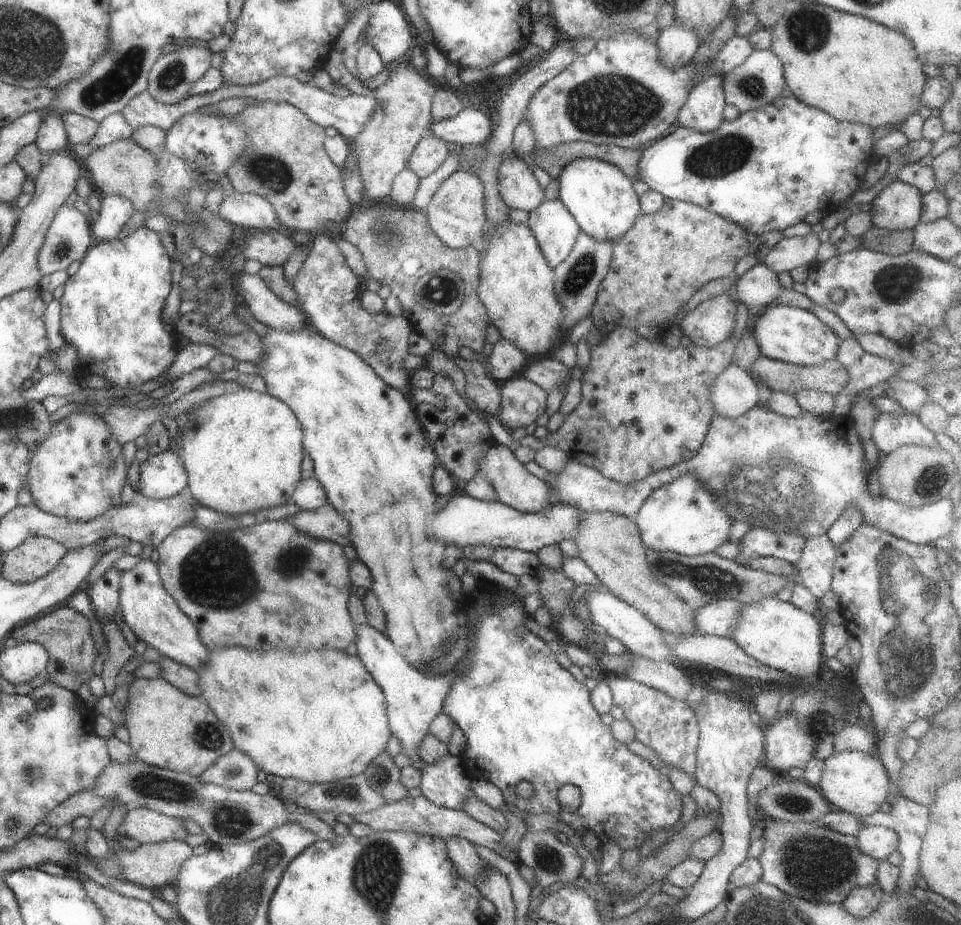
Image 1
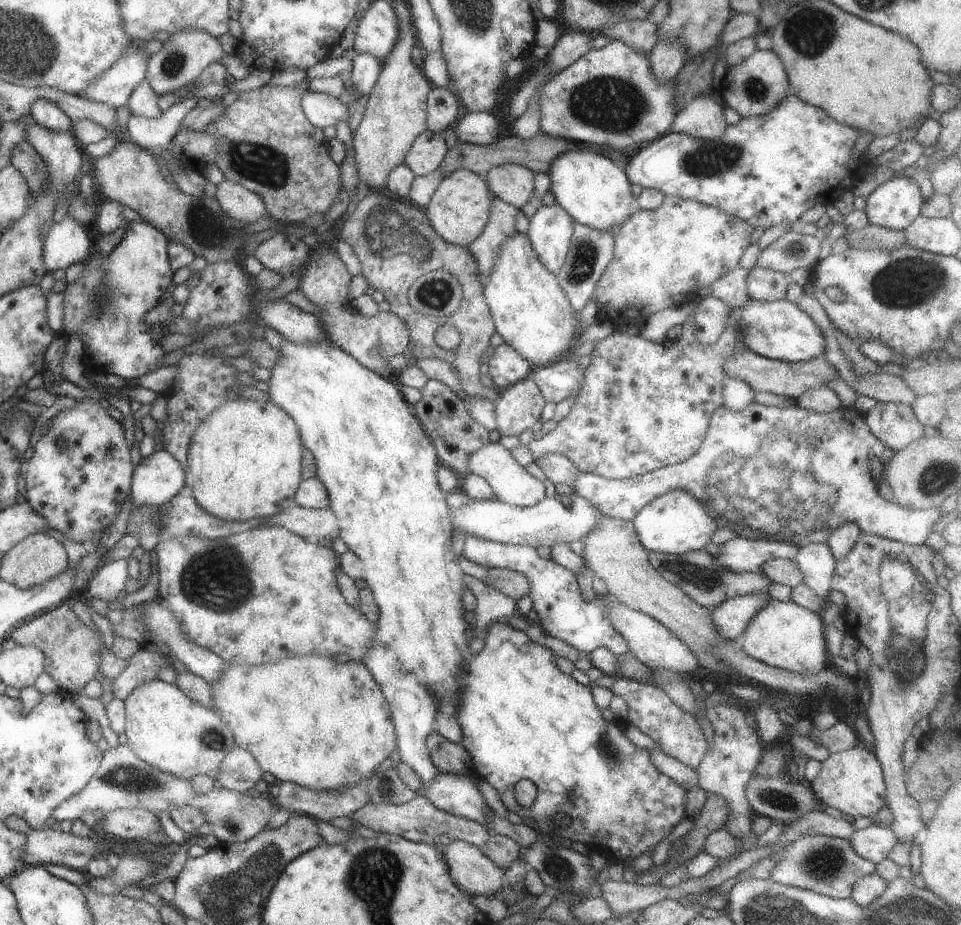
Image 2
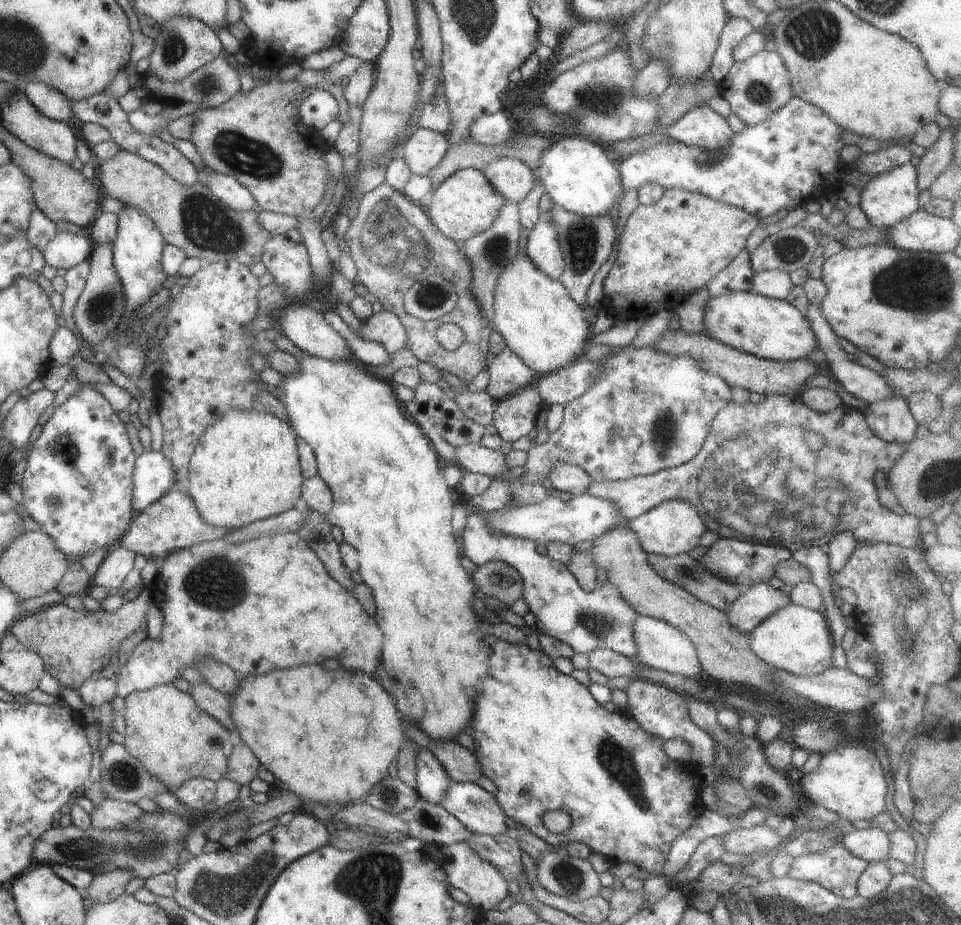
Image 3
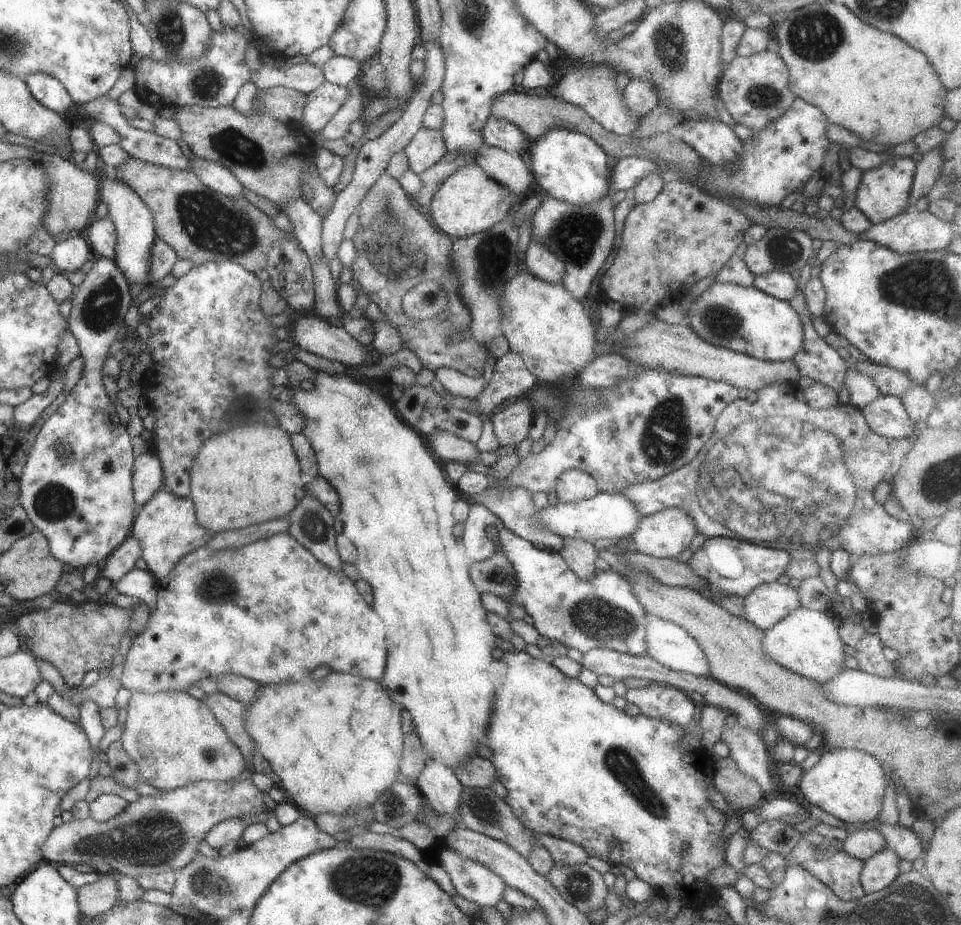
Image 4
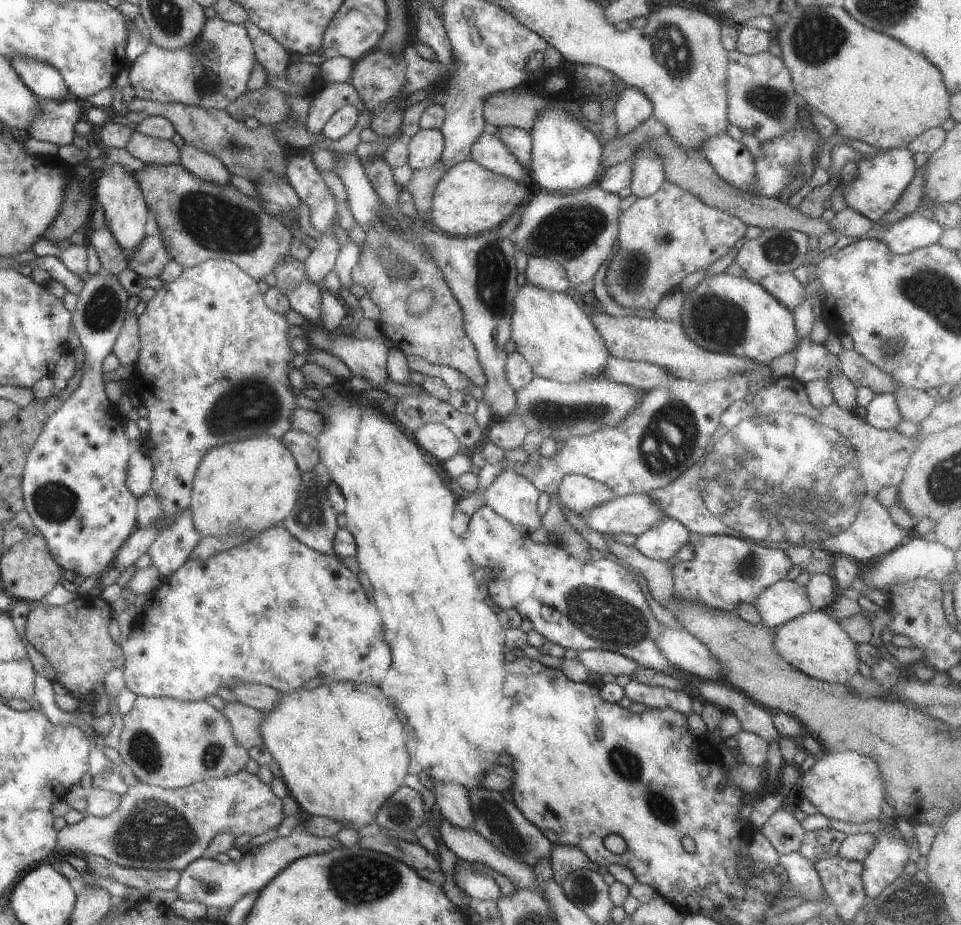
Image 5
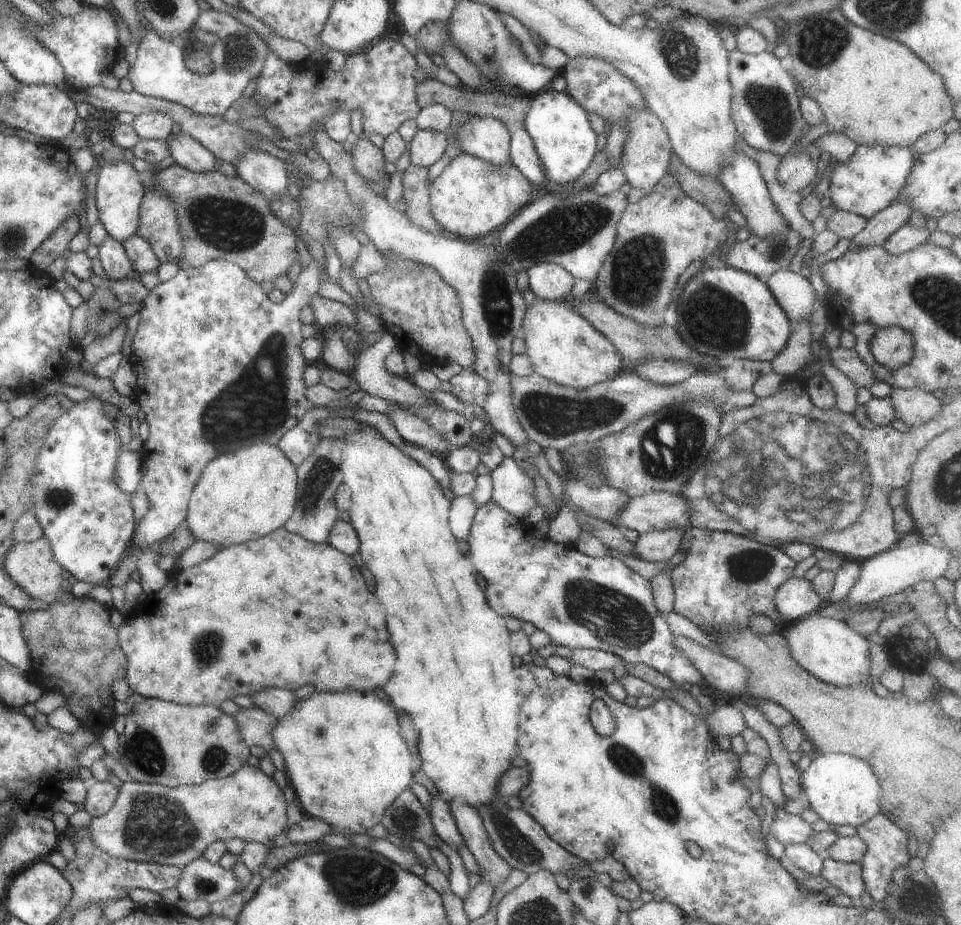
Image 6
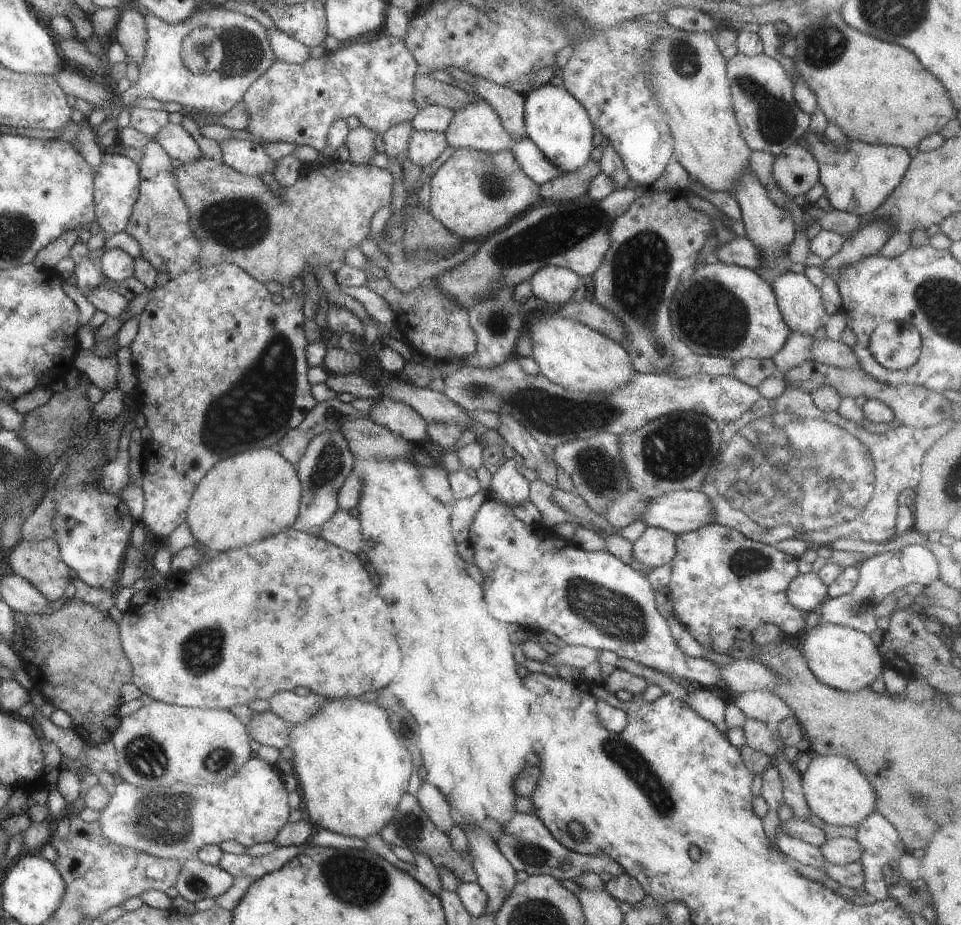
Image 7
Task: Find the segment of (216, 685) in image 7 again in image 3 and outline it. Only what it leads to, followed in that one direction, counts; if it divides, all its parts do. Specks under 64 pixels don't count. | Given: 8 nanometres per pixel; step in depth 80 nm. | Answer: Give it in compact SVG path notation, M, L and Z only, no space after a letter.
M281 532L280 534L261 534L251 540L243 542L225 542L225 540L216 539L213 541L197 542L184 548L175 548L163 556L163 562L159 566L158 574L149 587L152 601L158 606L163 618L161 634L159 638L146 638L141 640L131 652L127 655L127 662L119 668L115 675L115 697L127 697L134 691L146 690L151 686L159 684L170 684L174 678L181 677L179 669L181 667L193 667L193 662L199 658L211 658L215 662L229 666L237 674L264 674L269 670L287 668L287 666L303 665L307 662L321 662L327 659L337 658L339 666L345 670L359 670L366 674L375 674L375 662L379 660L381 653L381 632L371 616L363 612L363 608L354 600L351 592L343 590L341 586L331 576L327 575L321 560L315 556L315 552L307 546L302 539L299 539L296 532Z

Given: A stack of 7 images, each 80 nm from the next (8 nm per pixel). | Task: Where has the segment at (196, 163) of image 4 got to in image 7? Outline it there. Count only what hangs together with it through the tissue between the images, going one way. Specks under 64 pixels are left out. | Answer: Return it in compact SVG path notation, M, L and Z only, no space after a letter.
M167 122L163 126L163 130L159 130L155 134L154 140L163 148L163 152L169 158L178 160L183 164L203 158L204 154L200 151L195 140L180 125Z

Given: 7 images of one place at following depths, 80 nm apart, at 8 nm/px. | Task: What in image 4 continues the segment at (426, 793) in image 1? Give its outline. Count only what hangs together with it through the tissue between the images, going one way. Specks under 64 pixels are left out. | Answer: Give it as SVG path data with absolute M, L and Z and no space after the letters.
M464 787L461 788L461 796L459 796L459 827L471 830L475 833L501 840L505 844L509 844L515 852L519 852L523 858L527 858L531 846L535 844L535 834L529 831L519 818L513 815L513 812L507 808L507 804L495 796L492 789L480 787Z

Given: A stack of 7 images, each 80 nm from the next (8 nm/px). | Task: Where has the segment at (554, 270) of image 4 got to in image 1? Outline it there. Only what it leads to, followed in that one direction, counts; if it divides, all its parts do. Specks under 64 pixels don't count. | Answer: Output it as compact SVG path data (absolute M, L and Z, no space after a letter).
M558 199L541 202L531 210L526 222L551 269L563 262L580 234L575 220Z

